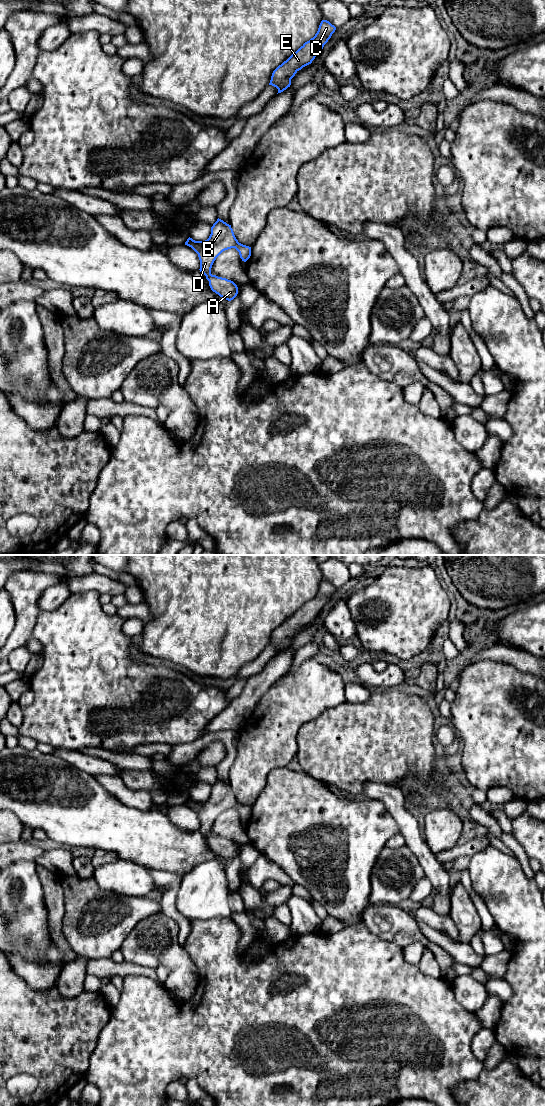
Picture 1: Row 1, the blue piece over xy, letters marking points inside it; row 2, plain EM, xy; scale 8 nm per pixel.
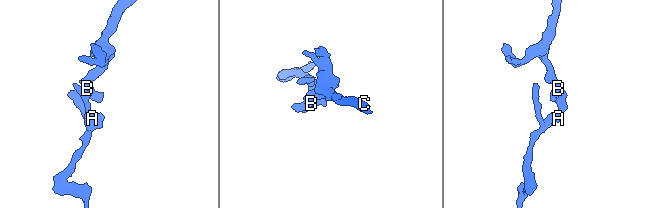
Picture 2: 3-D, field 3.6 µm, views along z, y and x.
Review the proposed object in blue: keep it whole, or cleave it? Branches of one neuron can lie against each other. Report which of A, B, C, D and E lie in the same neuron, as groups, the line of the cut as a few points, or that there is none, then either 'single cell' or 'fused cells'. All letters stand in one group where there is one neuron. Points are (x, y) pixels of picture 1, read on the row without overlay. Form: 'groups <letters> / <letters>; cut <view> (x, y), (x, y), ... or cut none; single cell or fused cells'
groups A B C D E; cut none; single cell

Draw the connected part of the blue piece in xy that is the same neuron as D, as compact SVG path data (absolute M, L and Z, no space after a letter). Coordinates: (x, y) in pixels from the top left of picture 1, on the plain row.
M219 778L211 787L211 794L207 800L195 801L189 797L185 805L198 814L199 830L206 836L211 850L228 861L233 860L238 854L237 845L231 840L212 835L212 825L223 811L231 808L235 808L242 821L246 822L251 816L251 807L239 803L231 785Z

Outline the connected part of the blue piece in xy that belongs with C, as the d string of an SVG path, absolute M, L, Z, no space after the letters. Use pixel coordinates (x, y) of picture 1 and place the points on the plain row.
M322 580L315 596L305 602L273 631L269 645L276 647L278 653L290 647L291 639L299 630L311 624L315 617L321 613L324 605L331 598L335 590L336 587L329 581Z

